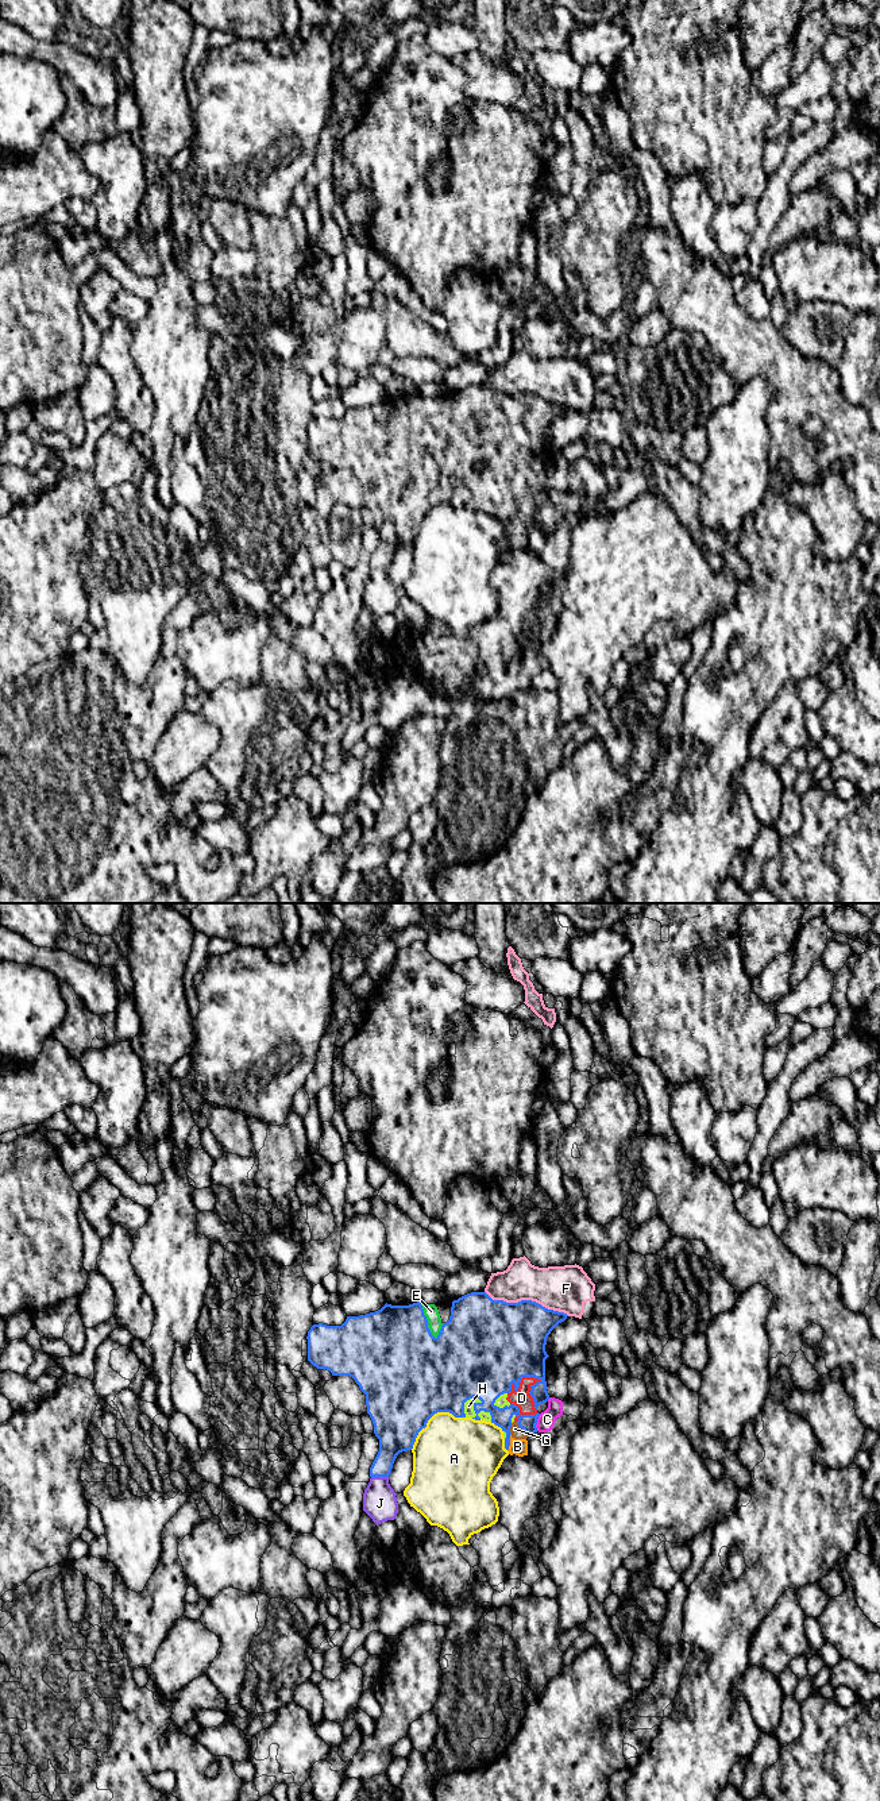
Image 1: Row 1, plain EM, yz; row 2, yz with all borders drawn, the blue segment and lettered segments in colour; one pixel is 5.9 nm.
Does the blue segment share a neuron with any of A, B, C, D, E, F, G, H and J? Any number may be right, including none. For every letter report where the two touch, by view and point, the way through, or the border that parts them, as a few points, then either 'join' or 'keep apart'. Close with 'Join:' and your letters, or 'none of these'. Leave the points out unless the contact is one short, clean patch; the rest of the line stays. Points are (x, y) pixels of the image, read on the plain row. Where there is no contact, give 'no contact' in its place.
A: yz (432, 508) | keep apart
B: yz (509, 535) | join
C: yz (536, 515) | along yz (540, 506), (536, 523) | keep apart
D: yz (533, 469) | join
E: yz (427, 415) | join
F: yz (527, 393) | keep apart
G: yz (521, 520) | join
H: yz (474, 501) | join
J: yz (379, 569) | across yz (394, 529), (379, 569), (379, 596) | join
Join: B, D, E, G, H, J

